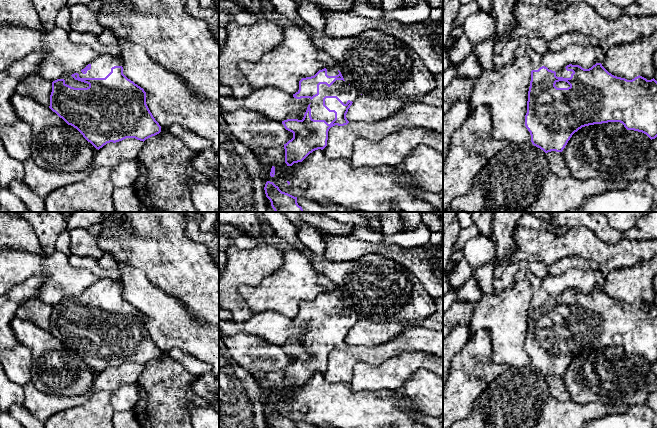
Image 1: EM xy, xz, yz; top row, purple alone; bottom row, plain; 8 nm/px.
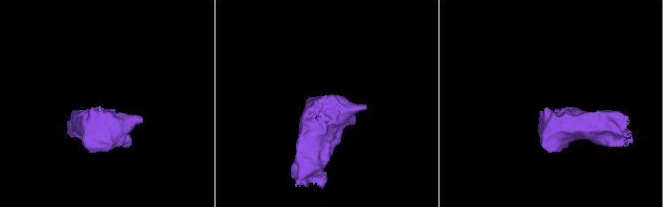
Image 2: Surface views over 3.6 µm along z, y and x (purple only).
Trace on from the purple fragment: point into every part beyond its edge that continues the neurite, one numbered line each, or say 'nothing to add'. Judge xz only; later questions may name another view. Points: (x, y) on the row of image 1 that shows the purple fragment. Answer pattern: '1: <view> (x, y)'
1: xz (341, 89)

